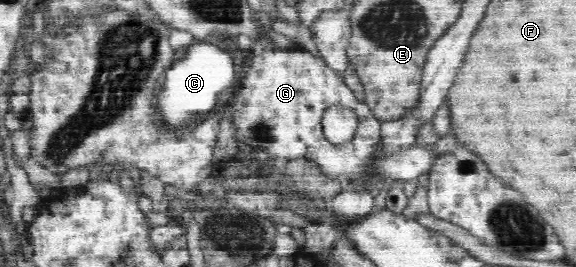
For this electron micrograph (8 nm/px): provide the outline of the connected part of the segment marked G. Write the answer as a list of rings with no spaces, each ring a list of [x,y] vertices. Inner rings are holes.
[[[272,45],[272,49],[270,49],[270,51],[264,51],[262,55],[256,55],[256,57],[252,59],[251,67],[248,69],[248,73],[246,73],[246,79],[244,79],[244,83],[242,83],[242,89],[240,89],[240,93],[238,93],[238,97],[236,97],[234,107],[232,107],[232,109],[236,111],[236,115],[233,117],[233,123],[237,129],[237,136],[240,137],[240,143],[242,143],[242,145],[250,145],[250,147],[258,147],[258,149],[266,151],[272,159],[276,157],[276,159],[286,159],[286,162],[288,162],[290,159],[298,160],[298,157],[302,157],[303,160],[312,161],[314,164],[318,165],[319,168],[322,169],[322,172],[332,179],[357,179],[357,177],[370,173],[366,172],[366,167],[368,167],[368,165],[374,165],[374,147],[376,147],[376,141],[374,141],[374,127],[378,127],[380,129],[382,121],[377,117],[374,117],[374,114],[365,102],[360,102],[360,100],[356,98],[354,91],[345,84],[343,76],[340,76],[336,70],[328,67],[328,64],[326,64],[322,56],[316,56],[301,48],[280,49]],[[335,105],[349,107],[350,109],[353,109],[356,116],[358,116],[359,125],[356,130],[356,134],[354,135],[354,140],[351,143],[334,145],[324,138],[321,118],[326,109]]]

